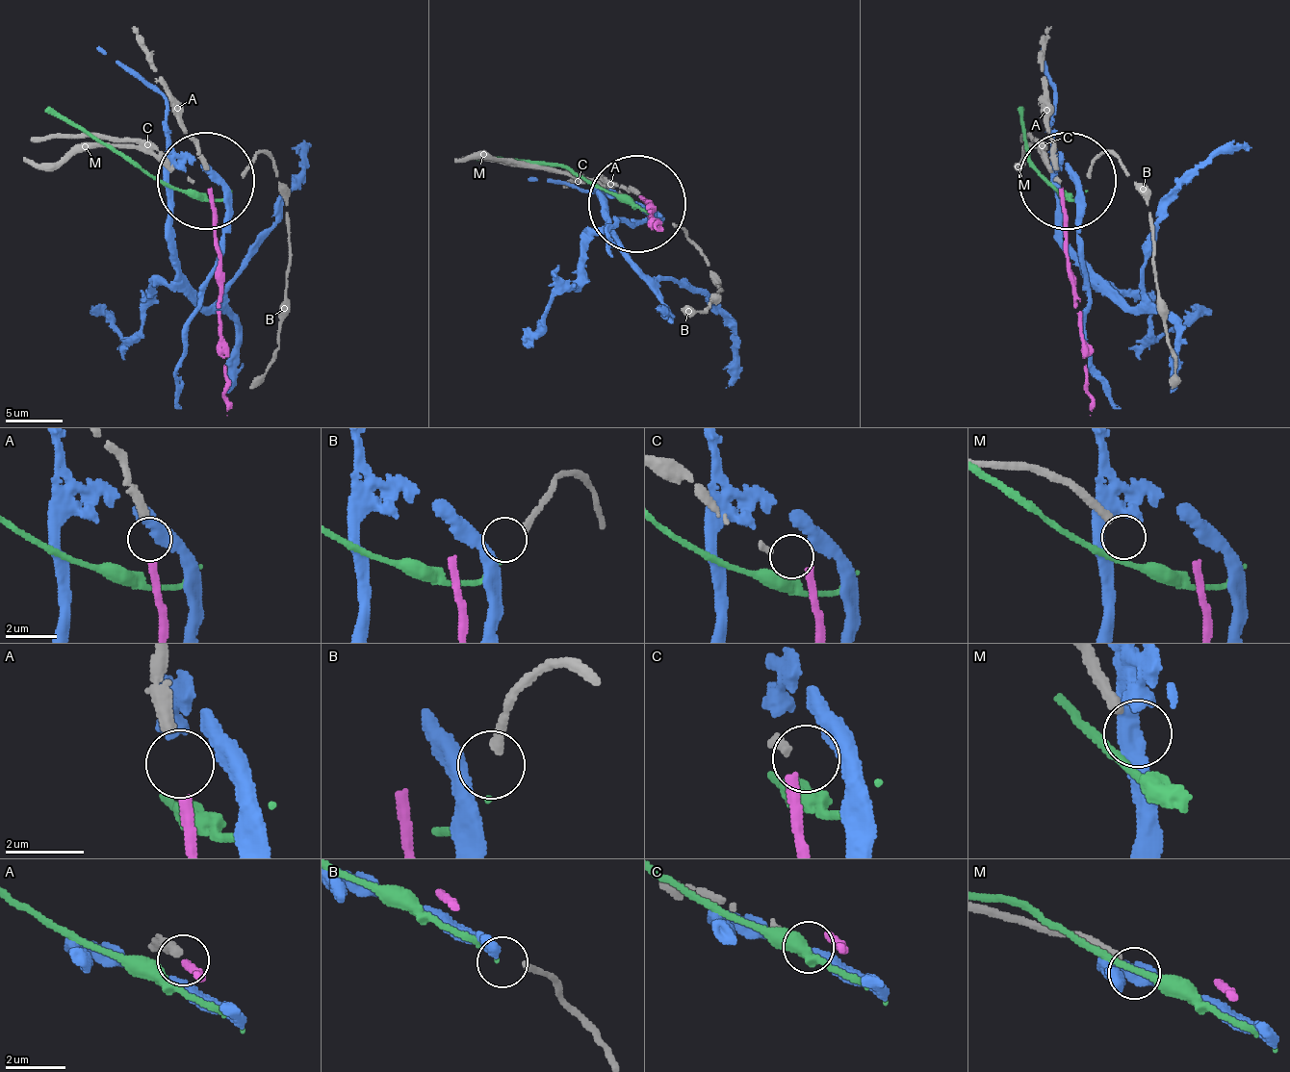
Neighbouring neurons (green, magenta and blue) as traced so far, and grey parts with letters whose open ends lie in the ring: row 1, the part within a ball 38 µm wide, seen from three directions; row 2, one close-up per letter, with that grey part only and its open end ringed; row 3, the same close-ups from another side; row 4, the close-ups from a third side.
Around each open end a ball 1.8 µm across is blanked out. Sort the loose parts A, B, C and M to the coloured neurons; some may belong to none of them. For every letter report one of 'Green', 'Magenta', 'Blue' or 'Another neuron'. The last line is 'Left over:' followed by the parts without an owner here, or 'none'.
A: Magenta
B: Green
C: Another neuron
M: Another neuron
Left over: C, M

